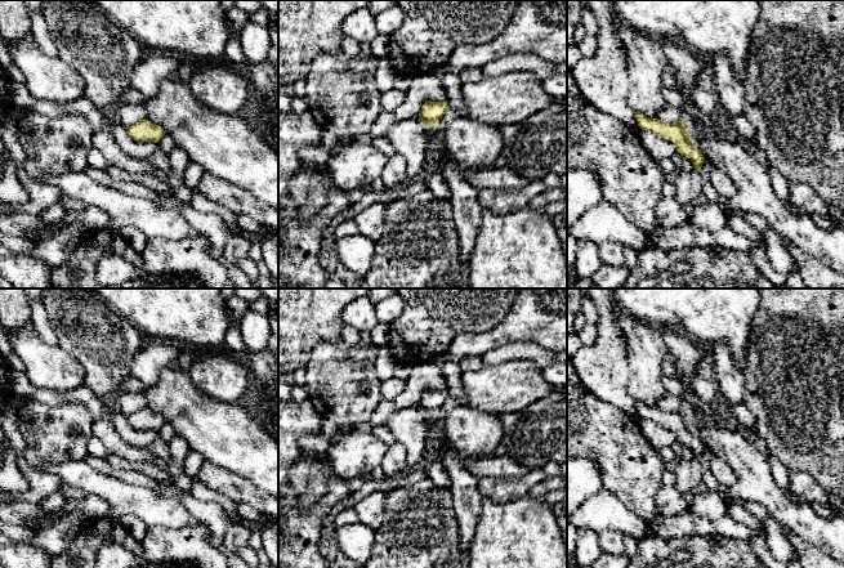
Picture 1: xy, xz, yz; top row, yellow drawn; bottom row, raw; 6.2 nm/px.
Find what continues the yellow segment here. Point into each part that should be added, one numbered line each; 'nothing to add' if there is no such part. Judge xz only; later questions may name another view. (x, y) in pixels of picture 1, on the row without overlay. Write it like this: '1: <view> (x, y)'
nothing to add

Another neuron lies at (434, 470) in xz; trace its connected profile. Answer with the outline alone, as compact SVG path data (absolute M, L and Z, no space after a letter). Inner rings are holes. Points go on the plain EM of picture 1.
M430 456L421 468L425 471L425 477L437 486L446 488L451 487L451 478L438 456Z

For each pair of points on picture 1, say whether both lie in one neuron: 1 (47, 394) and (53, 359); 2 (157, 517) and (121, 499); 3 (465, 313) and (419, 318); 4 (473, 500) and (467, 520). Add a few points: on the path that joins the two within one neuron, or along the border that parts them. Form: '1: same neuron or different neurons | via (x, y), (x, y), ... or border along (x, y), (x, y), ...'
1: different neurons | border along (25, 371), (26, 376), (38, 387), (68, 390)
2: same neuron | via (148, 508), (143, 502), (130, 499)
3: same neuron | via (454, 313), (436, 313), (431, 318)
4: same neuron | via (468, 505), (467, 515)

